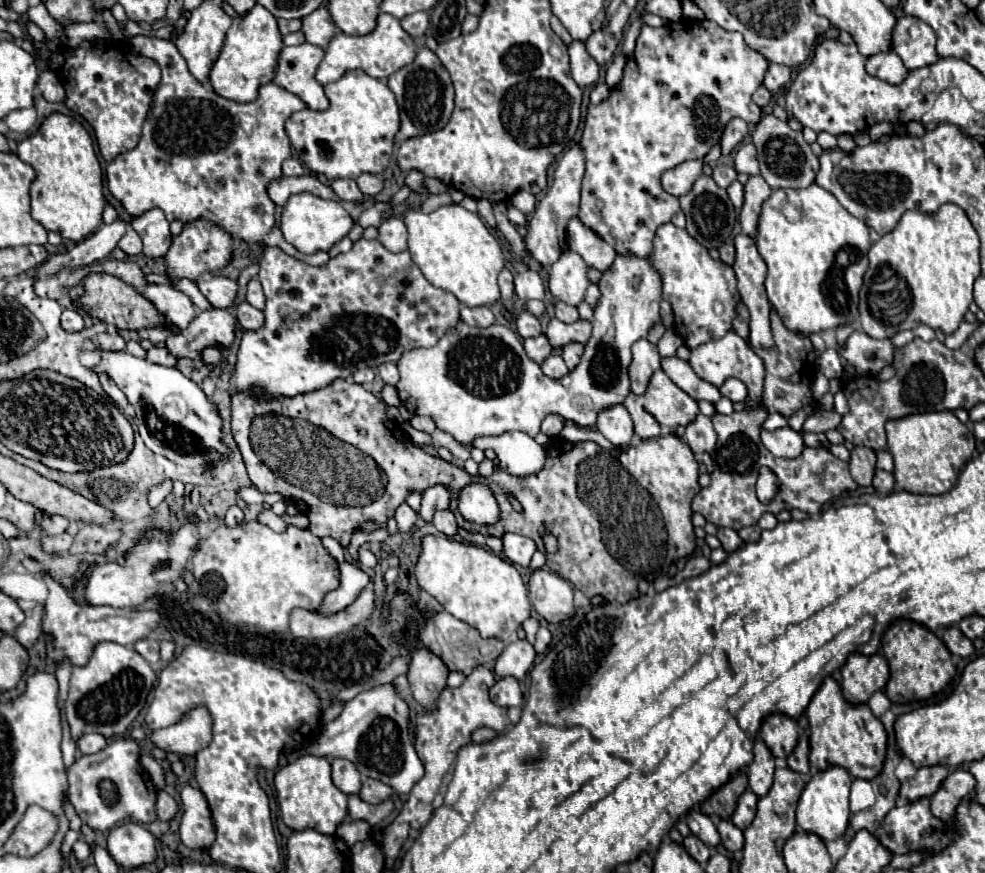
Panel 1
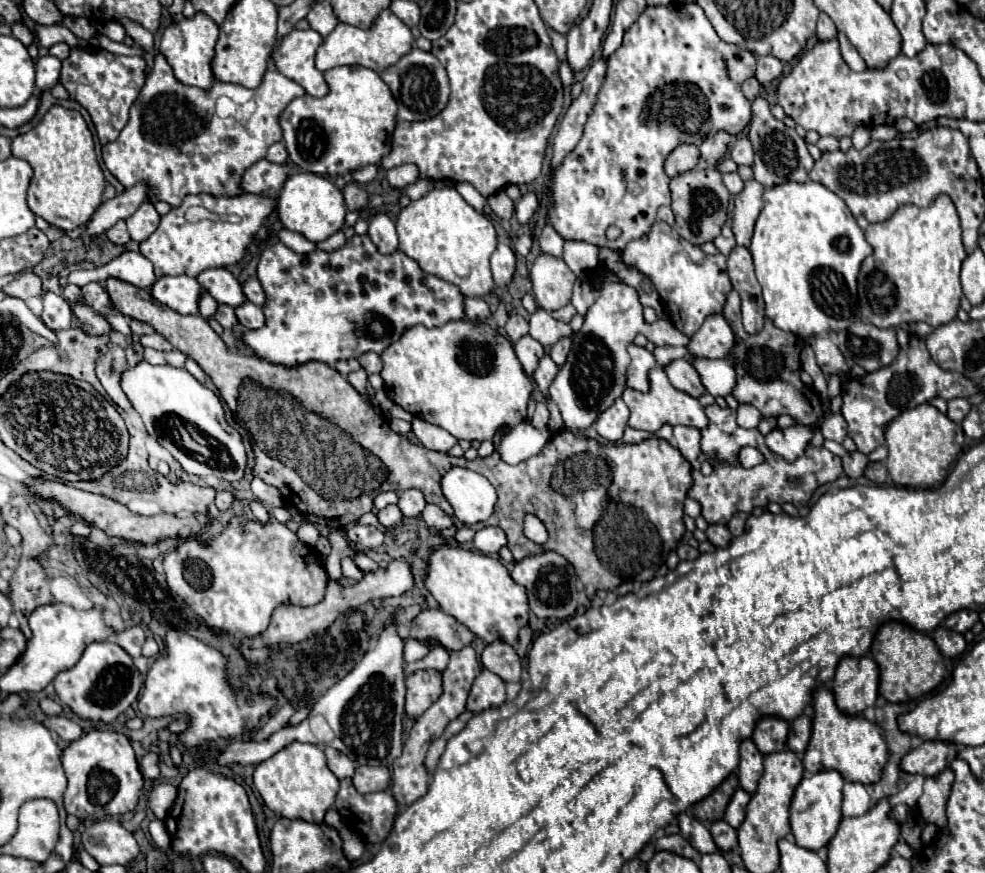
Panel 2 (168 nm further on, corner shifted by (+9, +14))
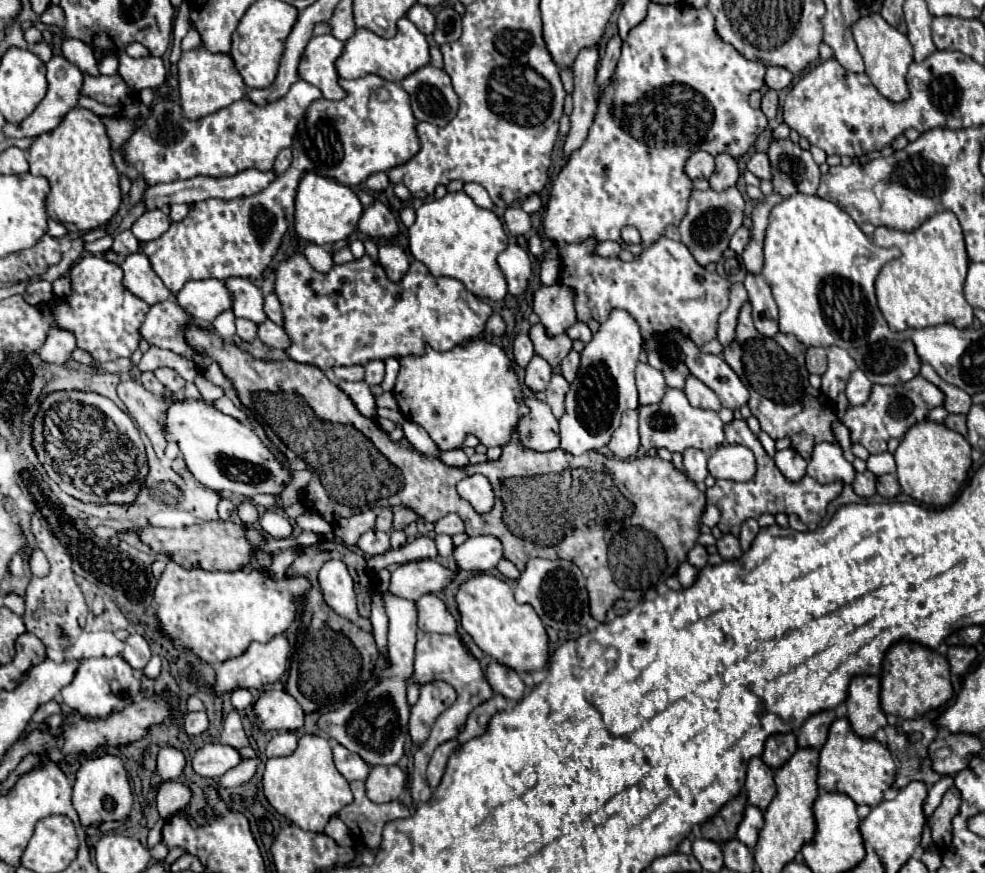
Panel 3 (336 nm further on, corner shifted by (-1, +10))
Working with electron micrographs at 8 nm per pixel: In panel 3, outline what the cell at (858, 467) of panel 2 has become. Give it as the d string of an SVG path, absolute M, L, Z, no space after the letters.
M865 470L865 472L857 472L855 474L855 480L853 480L853 490L859 494L859 496L873 496L875 494L875 474Z

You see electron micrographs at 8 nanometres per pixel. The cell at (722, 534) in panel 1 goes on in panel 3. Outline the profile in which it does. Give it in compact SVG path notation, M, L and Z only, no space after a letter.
M725 534L717 540L717 550L721 554L723 560L731 560L731 558L739 558L741 552L741 546L739 546L739 540L733 536L733 534Z

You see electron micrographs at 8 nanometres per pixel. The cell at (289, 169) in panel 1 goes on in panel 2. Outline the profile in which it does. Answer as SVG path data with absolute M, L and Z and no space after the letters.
M283 142L273 144L273 146L267 150L265 160L275 162L275 164L285 164L285 162L287 162L287 150L285 150L285 144L283 144Z

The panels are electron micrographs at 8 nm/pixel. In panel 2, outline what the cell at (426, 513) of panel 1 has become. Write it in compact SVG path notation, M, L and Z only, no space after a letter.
M413 488L401 492L401 494L399 494L399 502L397 502L401 514L403 514L403 516L409 516L409 518L419 516L421 510L425 508L425 504L427 504L427 502L425 502L423 494L421 494L419 490L413 490Z

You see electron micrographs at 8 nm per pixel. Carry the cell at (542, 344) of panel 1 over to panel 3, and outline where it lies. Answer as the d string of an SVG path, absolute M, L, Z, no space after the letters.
M533 356L533 360L525 368L525 386L529 386L533 392L543 392L547 388L547 382L551 380L553 368L549 362L541 356Z

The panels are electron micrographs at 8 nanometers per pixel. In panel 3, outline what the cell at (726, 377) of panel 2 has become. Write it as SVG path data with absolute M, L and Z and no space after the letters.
M673 330L673 338L677 346L687 354L687 368L689 372L699 378L703 384L707 384L721 400L725 408L741 408L749 400L747 386L739 380L739 376L731 370L731 366L715 354L701 352L683 332Z

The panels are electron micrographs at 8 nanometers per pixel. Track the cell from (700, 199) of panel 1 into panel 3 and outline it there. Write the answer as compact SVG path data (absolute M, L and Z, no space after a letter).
M731 186L723 192L717 192L713 188L707 188L707 190L693 188L691 190L687 214L679 224L679 232L681 232L681 242L689 248L689 252L695 256L695 260L701 266L721 260L723 252L729 246L731 236L743 224L743 206L745 206L745 200L735 186Z

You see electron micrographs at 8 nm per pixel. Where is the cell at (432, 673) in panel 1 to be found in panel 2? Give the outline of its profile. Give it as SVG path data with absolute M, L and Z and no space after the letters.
M417 670L407 678L405 712L409 718L419 718L441 696L441 672Z

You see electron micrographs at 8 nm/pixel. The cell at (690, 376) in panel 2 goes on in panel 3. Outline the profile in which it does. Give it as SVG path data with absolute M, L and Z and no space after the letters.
M687 376L687 380L685 380L685 396L697 408L709 408L709 410L715 410L715 412L719 412L719 408L721 408L721 402L719 402L717 394L711 388L707 388L695 376Z

